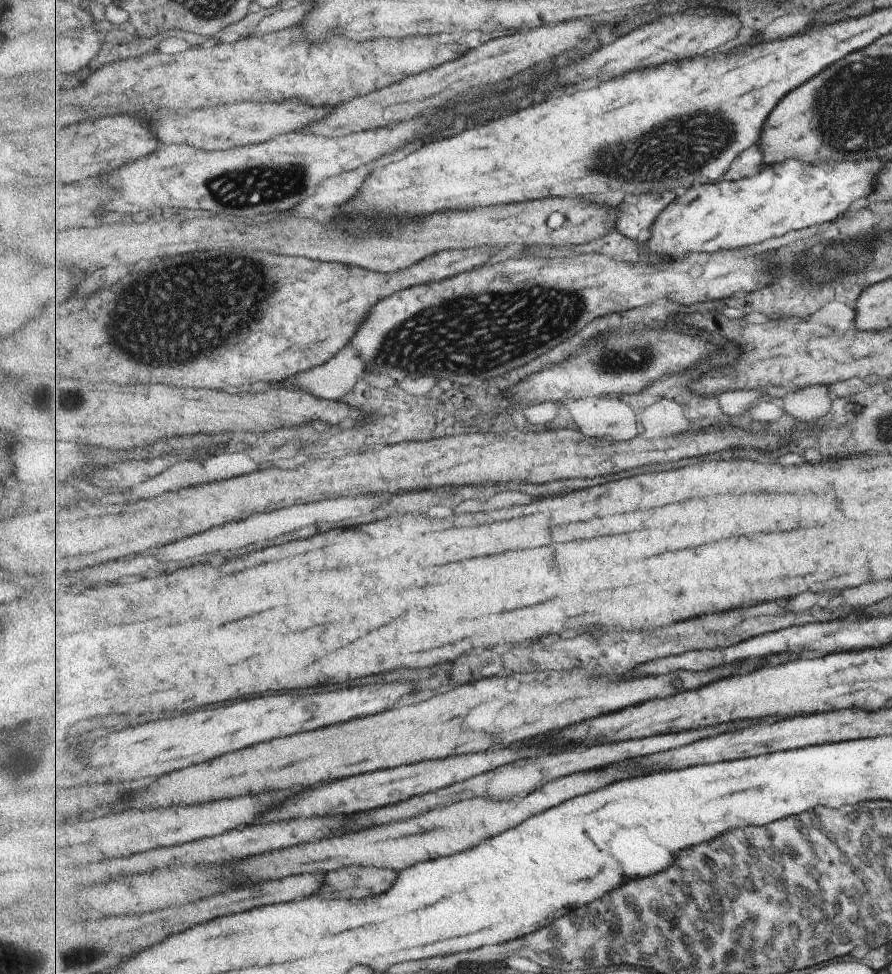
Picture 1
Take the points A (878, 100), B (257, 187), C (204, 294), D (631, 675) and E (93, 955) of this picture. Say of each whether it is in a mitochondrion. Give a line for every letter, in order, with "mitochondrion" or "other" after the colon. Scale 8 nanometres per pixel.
A: mitochondrion
B: mitochondrion
C: mitochondrion
D: other
E: mitochondrion

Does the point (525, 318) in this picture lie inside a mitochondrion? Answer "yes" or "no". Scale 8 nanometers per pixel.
yes

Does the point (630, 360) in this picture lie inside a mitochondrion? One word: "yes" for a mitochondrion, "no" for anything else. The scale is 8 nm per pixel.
yes

